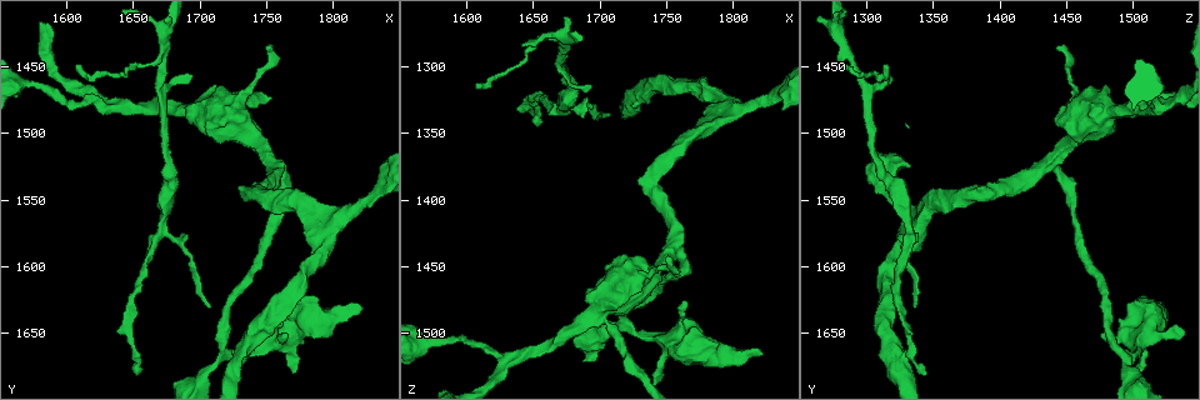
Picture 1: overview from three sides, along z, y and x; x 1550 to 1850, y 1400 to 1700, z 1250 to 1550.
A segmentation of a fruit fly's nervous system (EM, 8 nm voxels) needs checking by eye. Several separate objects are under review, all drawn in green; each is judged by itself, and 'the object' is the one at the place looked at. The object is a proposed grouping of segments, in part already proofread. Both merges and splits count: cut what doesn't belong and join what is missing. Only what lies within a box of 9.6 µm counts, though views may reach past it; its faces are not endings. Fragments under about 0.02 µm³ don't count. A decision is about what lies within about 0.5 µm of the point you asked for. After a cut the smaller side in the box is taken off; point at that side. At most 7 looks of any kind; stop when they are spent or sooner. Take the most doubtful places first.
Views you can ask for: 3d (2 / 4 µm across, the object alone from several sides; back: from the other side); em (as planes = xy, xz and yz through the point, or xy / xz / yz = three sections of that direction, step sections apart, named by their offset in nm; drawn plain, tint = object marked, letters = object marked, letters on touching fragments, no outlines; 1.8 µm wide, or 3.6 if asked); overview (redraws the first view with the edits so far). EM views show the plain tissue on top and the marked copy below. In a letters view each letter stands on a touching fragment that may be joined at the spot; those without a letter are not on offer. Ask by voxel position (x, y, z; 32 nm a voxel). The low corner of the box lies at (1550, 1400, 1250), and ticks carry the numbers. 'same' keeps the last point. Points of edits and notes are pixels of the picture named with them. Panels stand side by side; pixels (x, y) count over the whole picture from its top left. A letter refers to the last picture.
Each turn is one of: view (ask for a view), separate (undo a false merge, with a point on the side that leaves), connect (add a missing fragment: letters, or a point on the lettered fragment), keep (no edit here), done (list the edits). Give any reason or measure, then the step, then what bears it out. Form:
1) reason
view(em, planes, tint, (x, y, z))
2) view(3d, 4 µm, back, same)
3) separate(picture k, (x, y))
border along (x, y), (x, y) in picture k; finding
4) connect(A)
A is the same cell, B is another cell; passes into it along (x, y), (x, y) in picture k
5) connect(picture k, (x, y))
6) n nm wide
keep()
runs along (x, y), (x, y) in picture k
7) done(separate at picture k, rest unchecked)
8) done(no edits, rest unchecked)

three-way junction
view(3d, 4 µm, (1668, 1574, 1334))

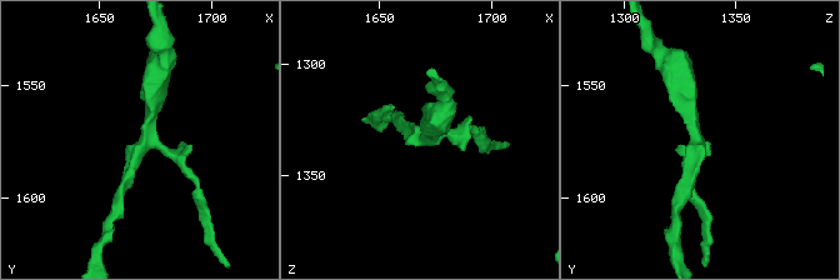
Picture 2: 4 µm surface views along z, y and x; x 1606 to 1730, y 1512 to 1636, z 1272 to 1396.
3 arms
view(em, xy, step 8, tint, (1670, 1575, 1332))

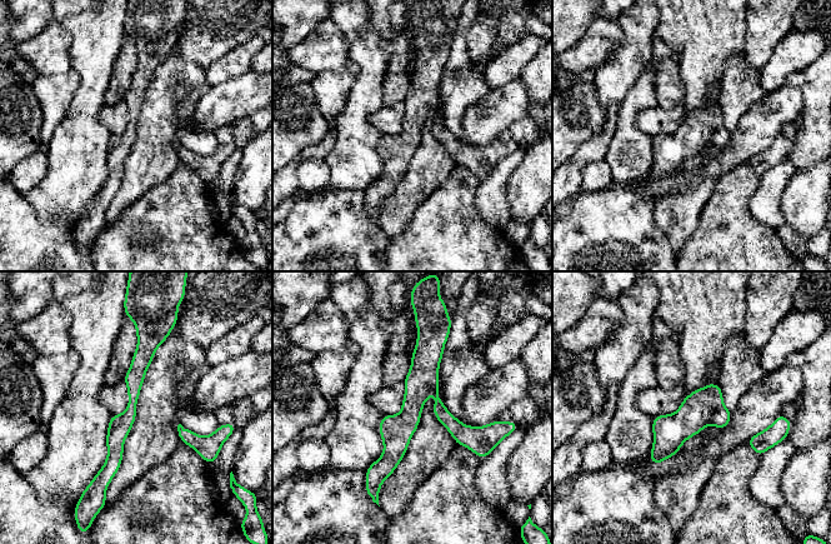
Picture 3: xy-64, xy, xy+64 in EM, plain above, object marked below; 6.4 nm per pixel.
another direction
view(em, planes, letters, same)

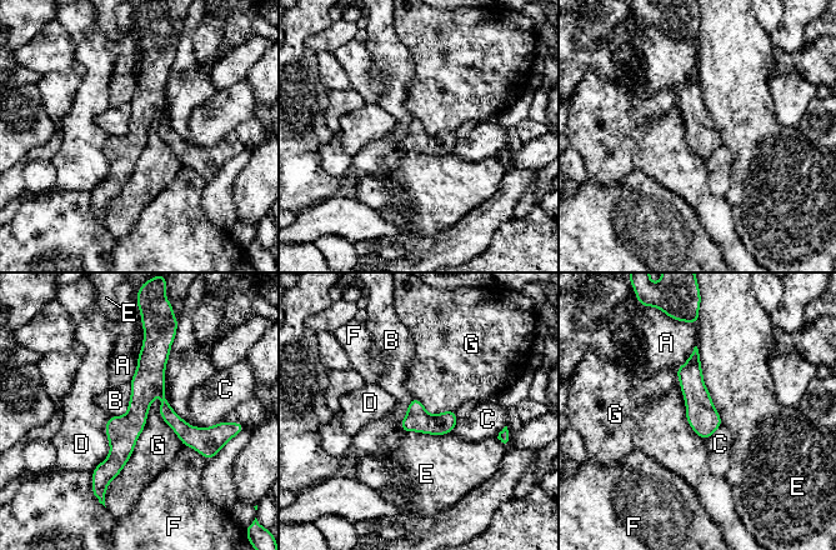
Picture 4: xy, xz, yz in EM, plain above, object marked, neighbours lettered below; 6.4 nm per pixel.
keep()
A, B, C, D, E, F and G are other cells; border along (165, 379), (105, 493) in picture 4; continuous, no second neuron

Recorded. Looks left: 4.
three-way junction
view(3d, 2 µm, (1758, 1524, 1436))

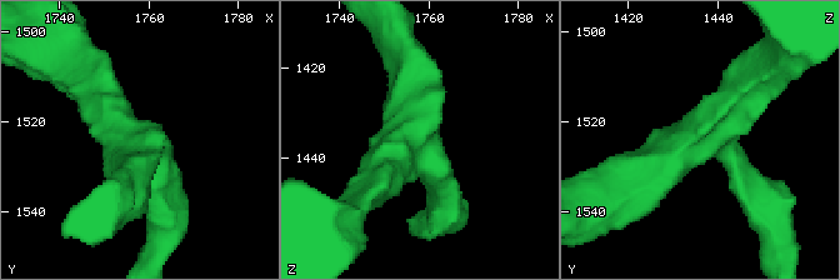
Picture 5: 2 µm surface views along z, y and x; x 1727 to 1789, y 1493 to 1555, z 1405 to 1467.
3 arms; arms of 220, 240, 280 nm; shape alone is not enough
view(em, planes, letters, (1757, 1524, 1436))

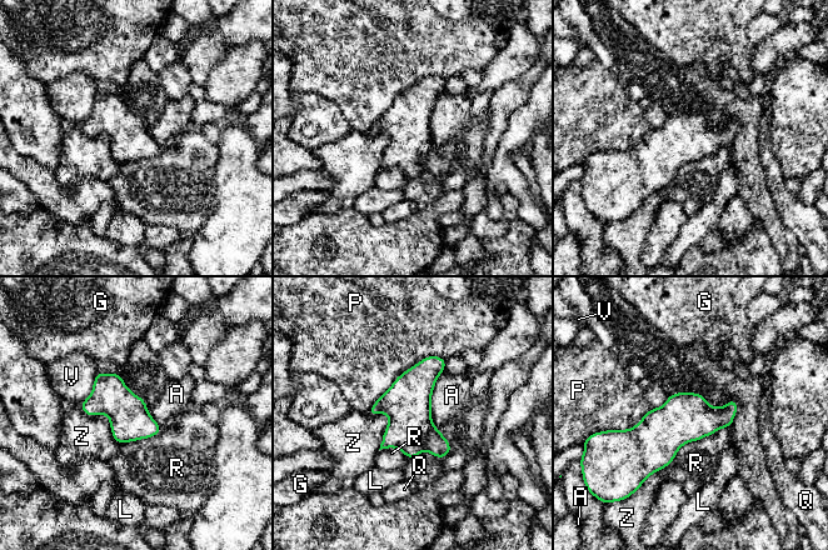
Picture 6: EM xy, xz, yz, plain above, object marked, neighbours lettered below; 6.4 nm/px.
keep()
A, G, L, P, Q, R, V and Z are other cells; border along (443, 370), (430, 400), (440, 431) in picture 6; all the same neuron

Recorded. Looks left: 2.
three arms meet
view(3d, 4 µm, (1670, 1442, 1288))

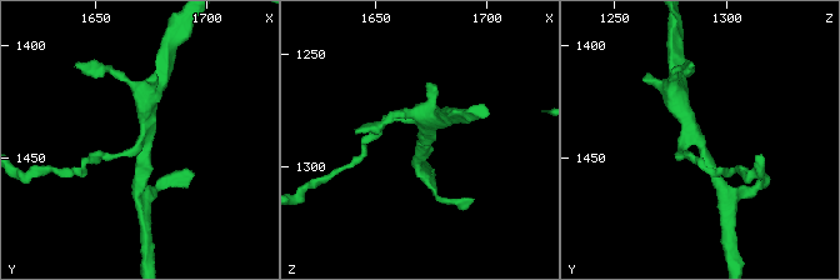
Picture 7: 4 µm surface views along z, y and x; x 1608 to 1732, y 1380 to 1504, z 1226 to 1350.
3 arms; now the EM
view(em, planes, letters, (1672, 1444, 1289))

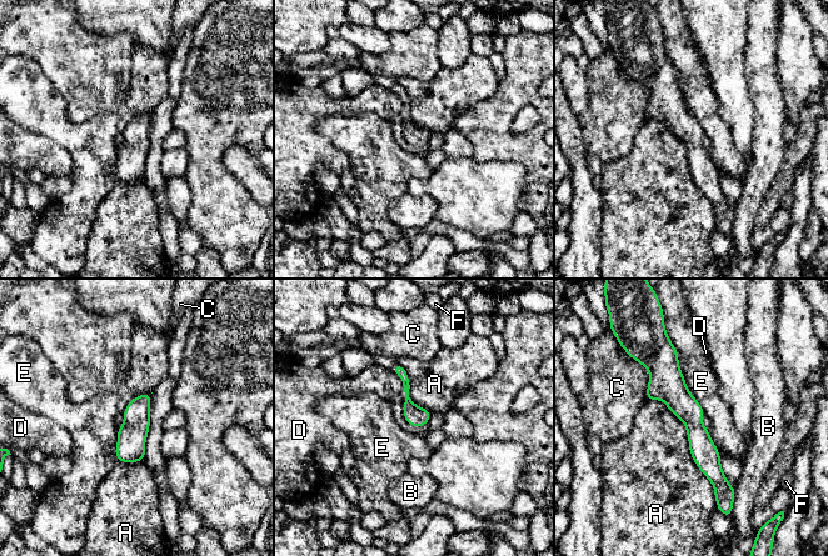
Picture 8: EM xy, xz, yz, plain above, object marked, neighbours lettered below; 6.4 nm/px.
keep()
A, B, C, D, E and F are other cells; border along (646, 400), (683, 422), (717, 502) in picture 8; all the same neuron

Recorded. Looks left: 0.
done(no edits, rest unchecked)

